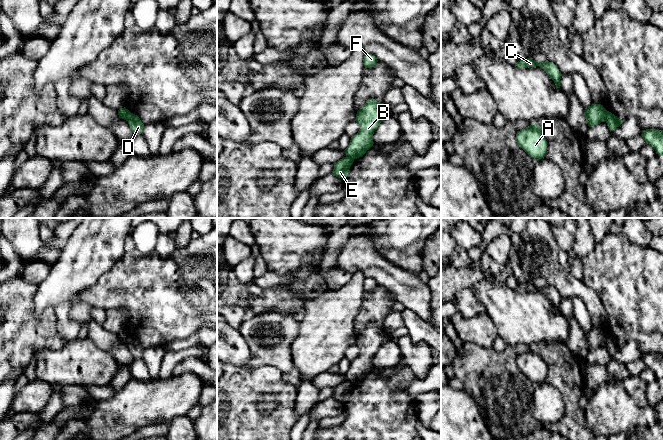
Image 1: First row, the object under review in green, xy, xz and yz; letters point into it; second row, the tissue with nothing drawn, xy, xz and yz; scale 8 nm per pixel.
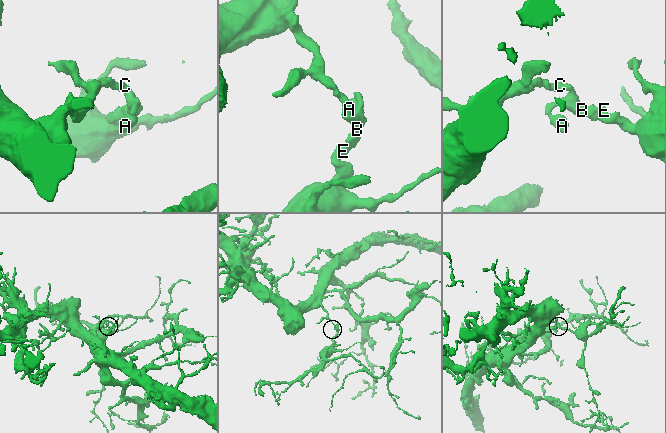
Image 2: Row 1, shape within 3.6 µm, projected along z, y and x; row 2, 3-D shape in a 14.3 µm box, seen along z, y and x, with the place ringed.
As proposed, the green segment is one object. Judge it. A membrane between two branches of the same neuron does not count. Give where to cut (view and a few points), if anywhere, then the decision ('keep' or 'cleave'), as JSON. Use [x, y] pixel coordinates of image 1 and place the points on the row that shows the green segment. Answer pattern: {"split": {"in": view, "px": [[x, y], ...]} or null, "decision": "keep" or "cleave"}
{"split": {"in": "xy", "px": [[126, 109], [128, 120]]}, "decision": "cleave"}

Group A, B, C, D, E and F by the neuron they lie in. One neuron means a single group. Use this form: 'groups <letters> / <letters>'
groups A B C D F / E

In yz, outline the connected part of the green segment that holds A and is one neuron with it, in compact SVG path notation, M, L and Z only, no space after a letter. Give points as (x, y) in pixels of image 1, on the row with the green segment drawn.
M531 124L529 127L517 131L516 142L529 156L535 160L544 158L547 151L547 141L539 125Z

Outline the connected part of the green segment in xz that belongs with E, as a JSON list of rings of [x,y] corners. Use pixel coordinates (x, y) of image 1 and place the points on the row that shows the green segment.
[[[346,156],[334,163],[334,169],[332,175],[341,179],[345,179],[348,176],[348,171],[353,164],[354,159]]]

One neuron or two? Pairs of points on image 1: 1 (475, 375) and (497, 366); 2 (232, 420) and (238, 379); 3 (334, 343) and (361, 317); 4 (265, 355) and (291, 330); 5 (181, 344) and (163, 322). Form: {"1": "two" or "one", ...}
{"1": "one", "2": "one", "3": "two", "4": "one", "5": "two"}

